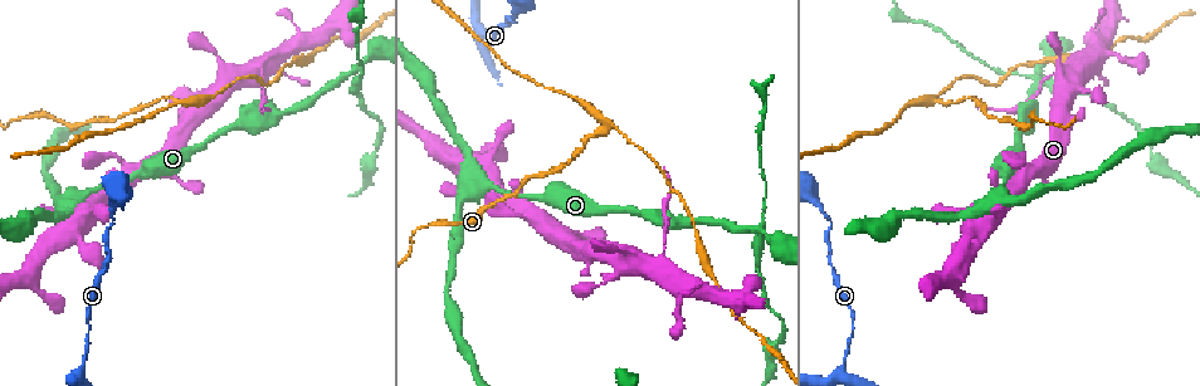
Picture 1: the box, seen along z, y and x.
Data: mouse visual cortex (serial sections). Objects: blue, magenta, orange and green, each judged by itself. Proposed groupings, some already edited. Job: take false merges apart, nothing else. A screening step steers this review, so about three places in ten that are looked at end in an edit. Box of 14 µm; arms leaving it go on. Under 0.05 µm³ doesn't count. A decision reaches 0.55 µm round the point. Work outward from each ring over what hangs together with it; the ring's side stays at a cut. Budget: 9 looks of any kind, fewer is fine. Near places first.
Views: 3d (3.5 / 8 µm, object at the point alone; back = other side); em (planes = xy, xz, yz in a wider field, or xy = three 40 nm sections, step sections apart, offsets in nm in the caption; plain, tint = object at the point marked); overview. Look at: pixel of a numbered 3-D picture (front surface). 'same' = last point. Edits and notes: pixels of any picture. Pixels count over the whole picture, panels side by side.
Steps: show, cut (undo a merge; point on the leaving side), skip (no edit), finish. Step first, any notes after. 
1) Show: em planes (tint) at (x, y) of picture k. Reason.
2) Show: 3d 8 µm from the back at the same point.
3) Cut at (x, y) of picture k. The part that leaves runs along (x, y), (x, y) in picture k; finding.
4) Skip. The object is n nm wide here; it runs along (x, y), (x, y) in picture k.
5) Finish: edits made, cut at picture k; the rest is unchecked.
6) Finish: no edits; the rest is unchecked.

Show: em xy step 1 (tint) at (82, 372) of picture 1. Abrupt turn.

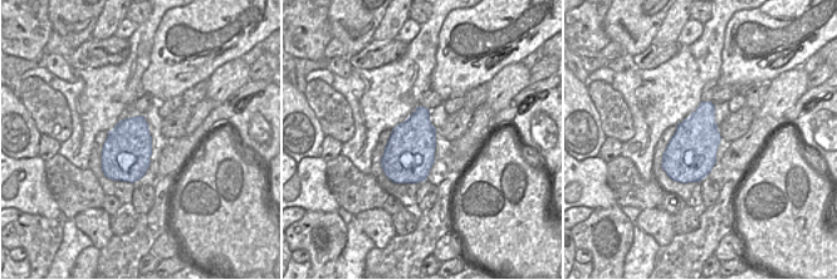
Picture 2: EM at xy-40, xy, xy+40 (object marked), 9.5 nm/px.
Show: 3d 3.5 µm from the back at the same point. Wider look.

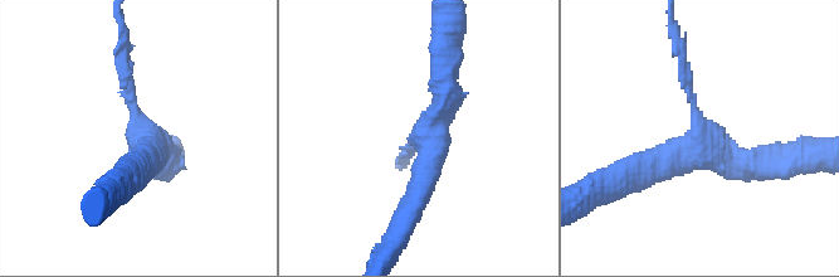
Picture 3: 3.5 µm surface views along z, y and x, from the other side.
Skip. 3 arms meet here; it runs along (682, 62), (701, 139), (775, 163) in picture 3; all the same cell.

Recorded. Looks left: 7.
Show: 3d 8 µm at (600, 131) of picture 1. Arms part here.

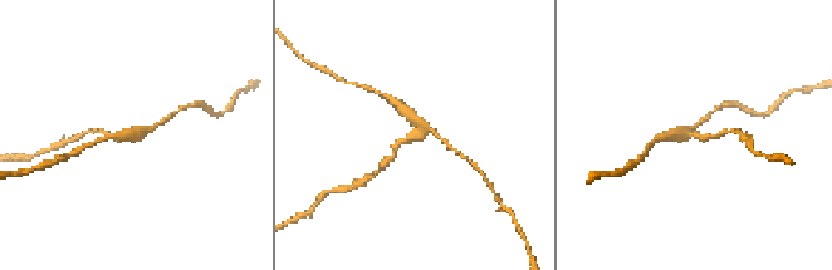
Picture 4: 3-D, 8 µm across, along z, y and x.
Show: em xy step 2 (tint) at (412, 138) of picture 4.

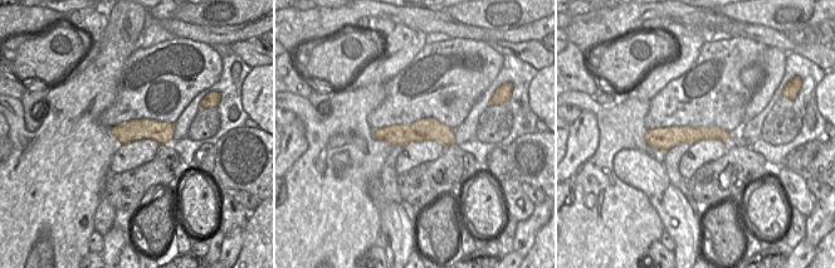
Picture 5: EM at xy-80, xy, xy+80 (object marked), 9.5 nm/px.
Skip. 3 arms meet here; the arms are 150, 150, 350 nm wide; it runs along (726, 135), (697, 134), (648, 139) in picture 5; one cell here.

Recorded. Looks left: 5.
Show: 3d 3.5 µm from the back at (1072, 63) of picture 1. Calibre changes.

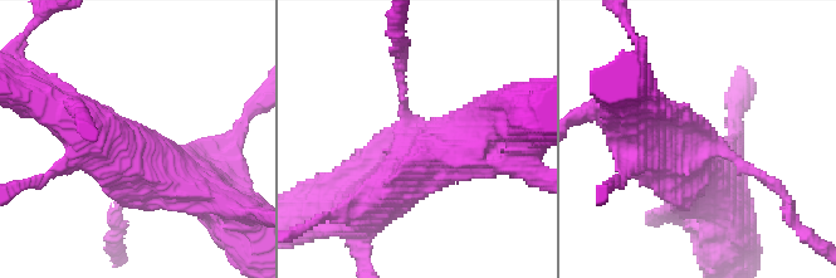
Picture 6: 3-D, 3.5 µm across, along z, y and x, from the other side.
Show: em xy step 2 (tint) at (705, 149) of picture 6.

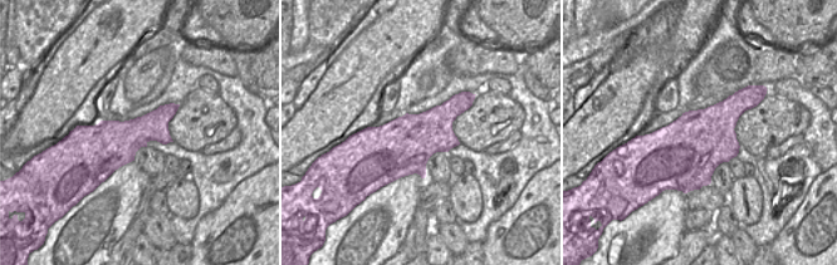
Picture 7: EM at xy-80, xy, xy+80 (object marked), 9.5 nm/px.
Skip. Continuous, no second cell.

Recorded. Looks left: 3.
Show: 3d 3.5 µm at (752, 229) of picture 1. A narrow waist.

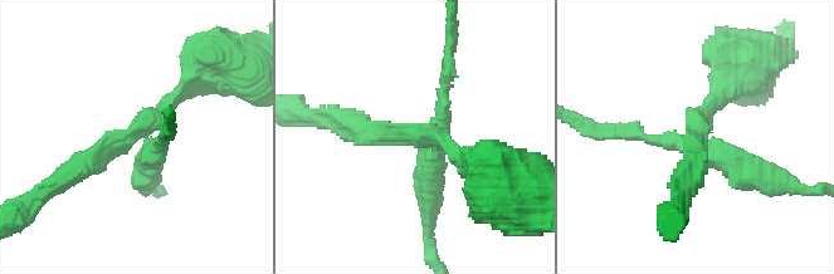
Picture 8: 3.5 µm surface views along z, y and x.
Show: em xy step 3 (tint) at (410, 132) of picture 8. 4 arms meet here; the arms are 150, 150, 300, 350 nm wide; shape alone is not enough.

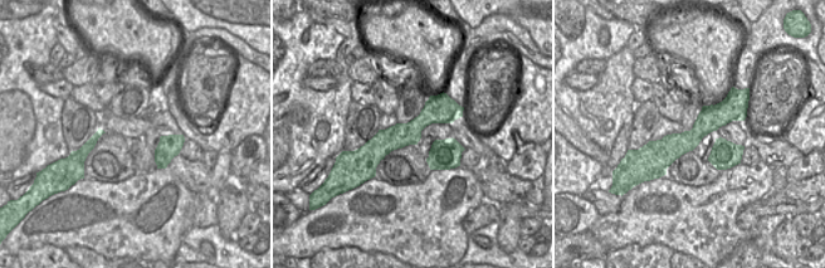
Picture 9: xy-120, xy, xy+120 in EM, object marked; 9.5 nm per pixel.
Skip. It runs along (341, 118), (430, 147), (427, 195) in picture 8; one cell here.

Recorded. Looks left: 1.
Finish: no edits; the rest is unchecked.

